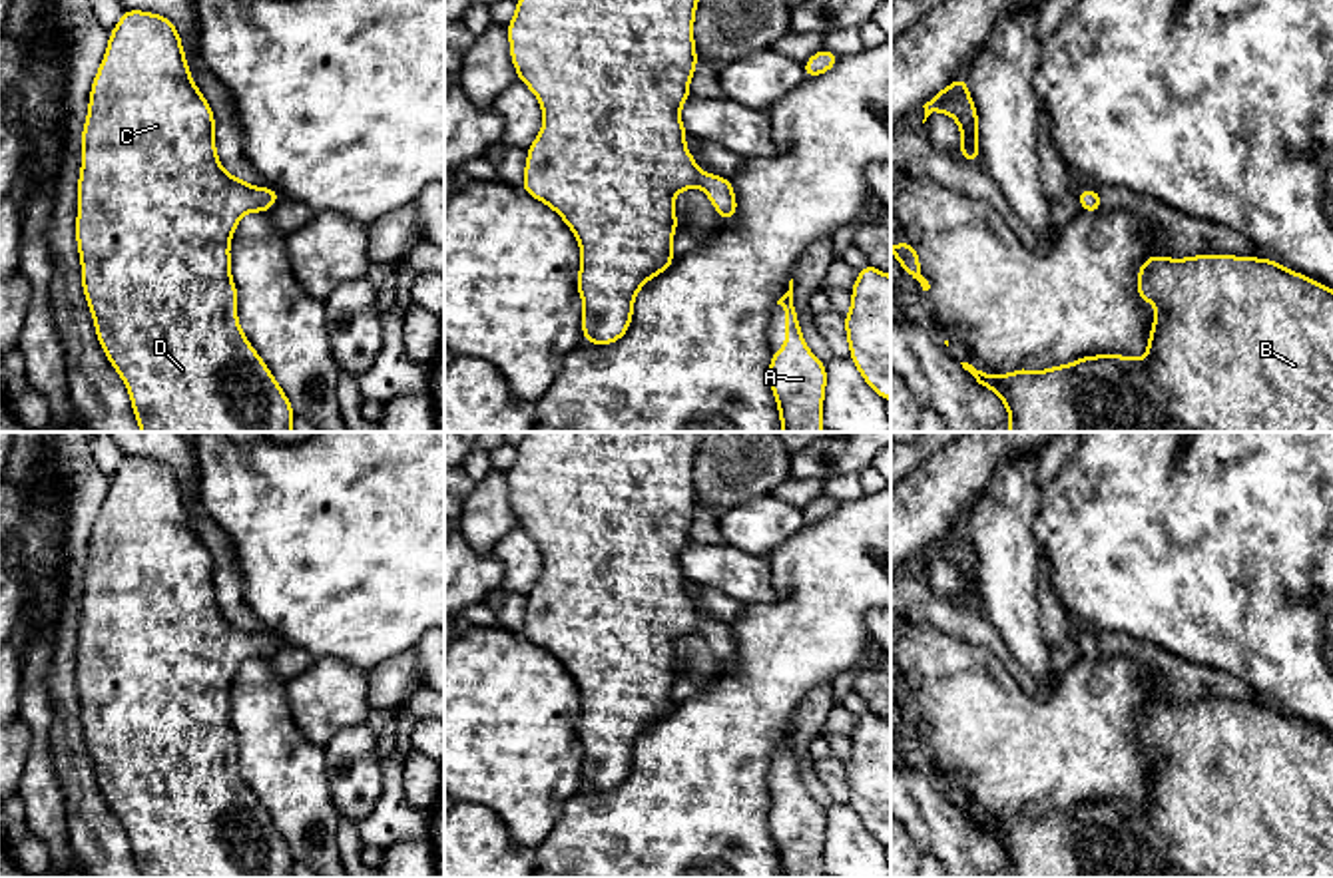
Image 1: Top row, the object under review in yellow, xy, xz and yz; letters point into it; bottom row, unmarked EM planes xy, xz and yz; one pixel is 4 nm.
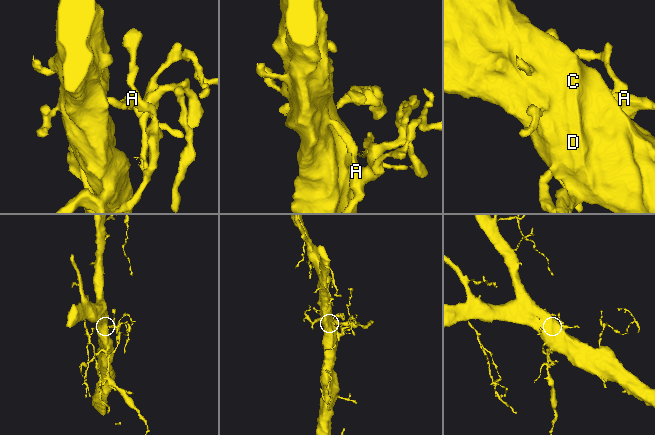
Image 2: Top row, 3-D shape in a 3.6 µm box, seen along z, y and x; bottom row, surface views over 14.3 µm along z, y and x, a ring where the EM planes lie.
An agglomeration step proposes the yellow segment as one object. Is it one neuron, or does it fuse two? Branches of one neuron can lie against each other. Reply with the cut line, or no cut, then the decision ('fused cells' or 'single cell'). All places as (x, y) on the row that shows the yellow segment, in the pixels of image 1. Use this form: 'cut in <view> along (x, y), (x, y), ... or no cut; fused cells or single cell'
no cut; single cell

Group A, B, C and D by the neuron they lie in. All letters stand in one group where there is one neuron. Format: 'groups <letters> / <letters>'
groups A B C D

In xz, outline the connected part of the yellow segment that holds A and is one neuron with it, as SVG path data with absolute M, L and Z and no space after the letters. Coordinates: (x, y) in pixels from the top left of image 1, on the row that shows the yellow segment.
M793 279L789 281L789 291L777 301L785 309L785 348L771 352L771 364L767 370L771 390L777 400L781 416L781 432L825 432L821 426L823 398L827 386L827 368L807 346L799 317L793 303Z

